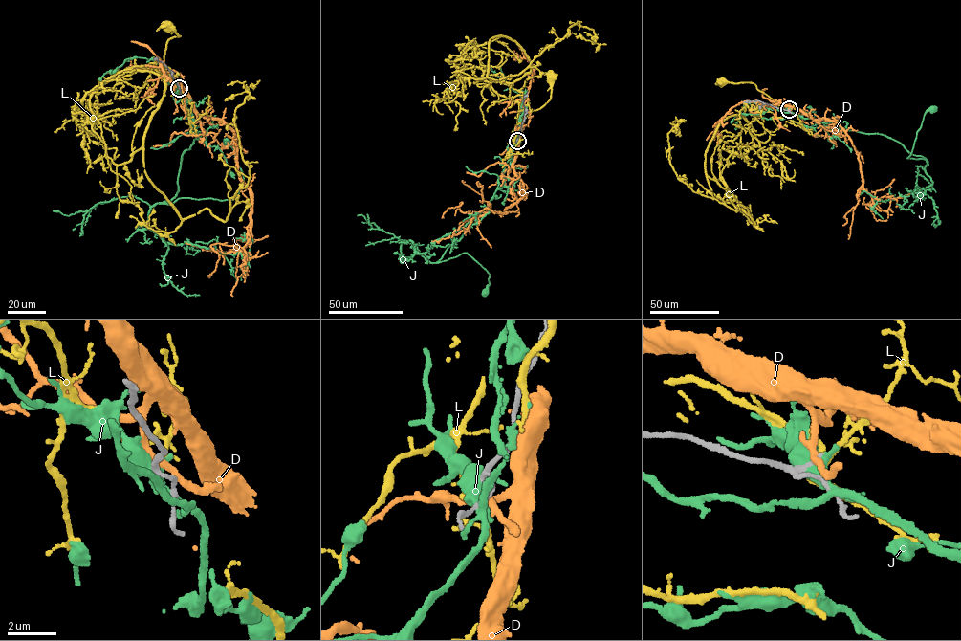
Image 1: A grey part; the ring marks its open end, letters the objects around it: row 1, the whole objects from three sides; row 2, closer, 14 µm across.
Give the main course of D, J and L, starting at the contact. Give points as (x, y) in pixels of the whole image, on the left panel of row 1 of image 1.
D: (179, 88), (198, 113), (232, 131), (240, 180), (249, 190), (247, 244), (211, 245), (220, 256), (207, 276)
J: (179, 89), (199, 138), (183, 152), (179, 190), (169, 203), (238, 194), (243, 174), (225, 143)
L: (179, 88), (165, 75), (163, 65), (168, 40), (180, 36), (168, 27)

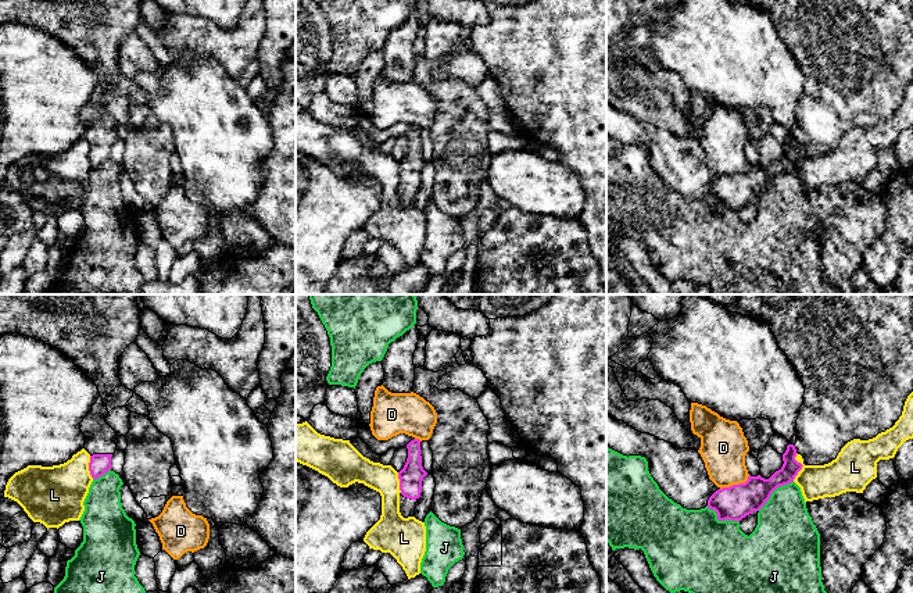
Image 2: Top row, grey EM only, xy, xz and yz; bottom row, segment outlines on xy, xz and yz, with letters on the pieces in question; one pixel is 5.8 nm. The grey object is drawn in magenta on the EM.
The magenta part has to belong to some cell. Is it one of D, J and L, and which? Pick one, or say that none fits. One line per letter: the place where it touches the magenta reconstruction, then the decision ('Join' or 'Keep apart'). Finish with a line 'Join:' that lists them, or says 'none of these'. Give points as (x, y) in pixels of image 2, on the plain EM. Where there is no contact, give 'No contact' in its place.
D: Touches magenta at yz (736, 174). Keep apart
J: Touches magenta at yz (773, 179). Keep apart
L: Touches magenta at yz (802, 154). Keep apart
Join: none of these

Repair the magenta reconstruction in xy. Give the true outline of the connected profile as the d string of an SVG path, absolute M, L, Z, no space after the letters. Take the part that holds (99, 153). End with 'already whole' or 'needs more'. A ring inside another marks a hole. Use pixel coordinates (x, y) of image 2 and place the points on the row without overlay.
M0 0L0 26L21 22L40 29L69 46L97 75L100 85L80 111L93 168L111 158L118 124L105 111L103 89L122 74L119 46L140 17L140 0Z | needs more

